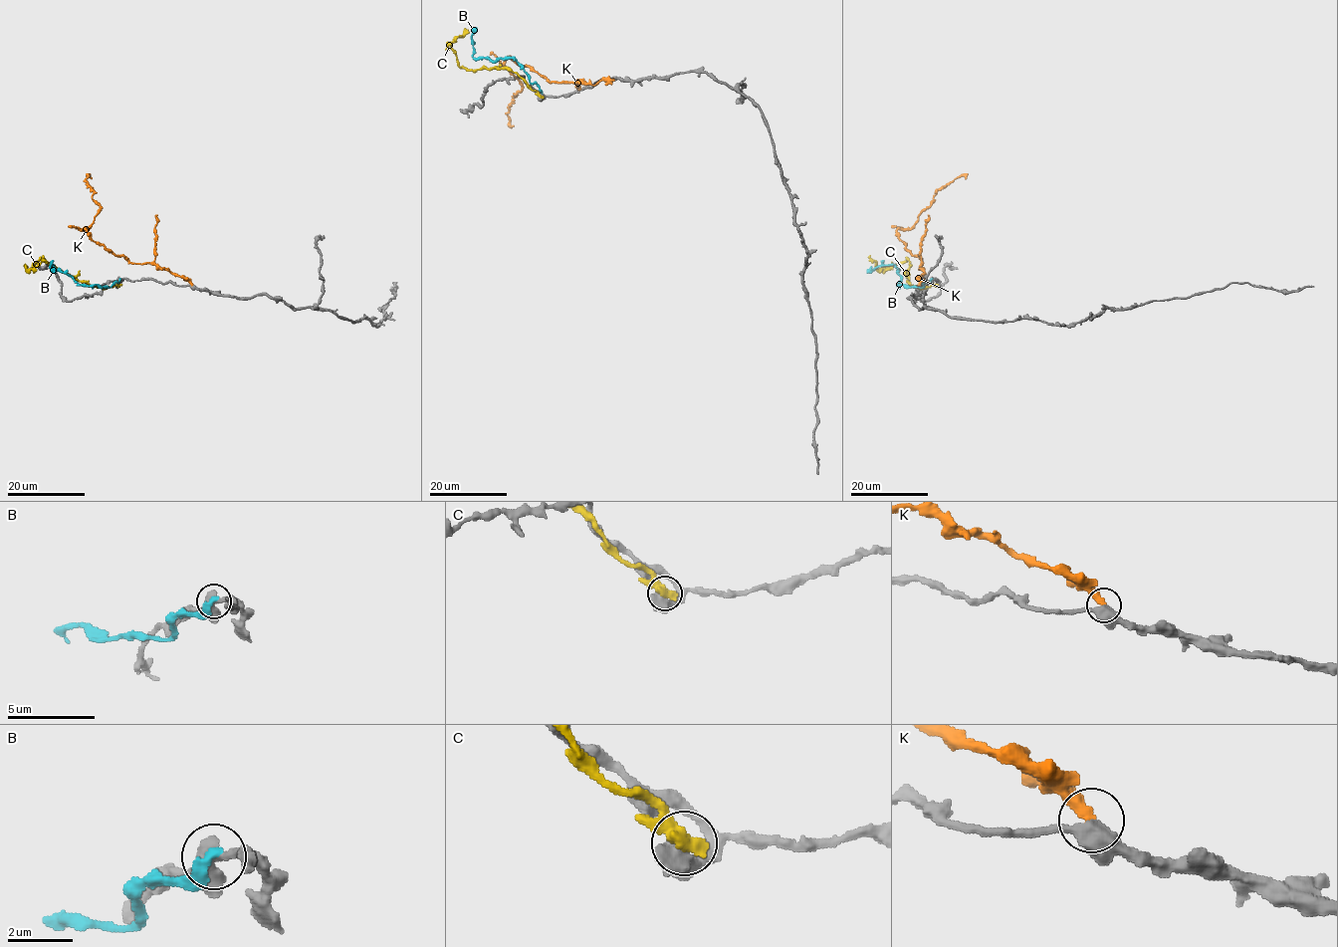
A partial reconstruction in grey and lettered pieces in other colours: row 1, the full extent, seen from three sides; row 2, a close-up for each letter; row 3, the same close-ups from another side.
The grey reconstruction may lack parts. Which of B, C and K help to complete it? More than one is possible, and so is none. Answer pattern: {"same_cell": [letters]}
{"same_cell": ["K"]}

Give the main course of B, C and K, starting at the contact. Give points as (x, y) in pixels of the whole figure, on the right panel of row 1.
B: (932, 279), (921, 288), (898, 286), (901, 277), (893, 264), (877, 266), (866, 273)
C: (937, 285), (920, 289), (913, 287), (908, 282), (907, 259), (882, 269), (877, 268), (870, 255)
K: (919, 285), (919, 278), (924, 273), (922, 261), (906, 249), (897, 230), (909, 229), (937, 192), (968, 173)

